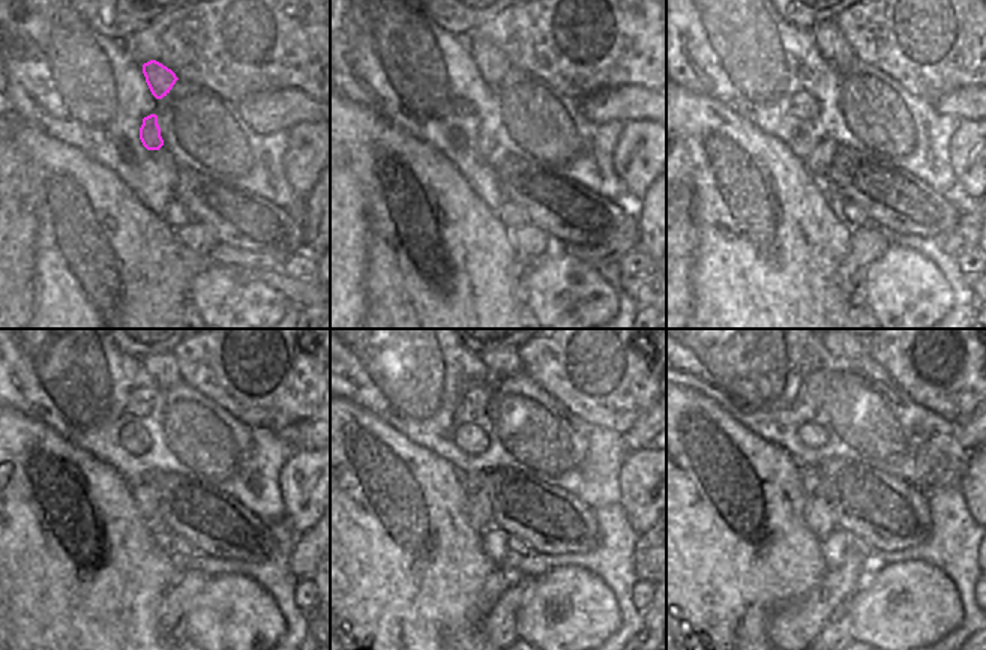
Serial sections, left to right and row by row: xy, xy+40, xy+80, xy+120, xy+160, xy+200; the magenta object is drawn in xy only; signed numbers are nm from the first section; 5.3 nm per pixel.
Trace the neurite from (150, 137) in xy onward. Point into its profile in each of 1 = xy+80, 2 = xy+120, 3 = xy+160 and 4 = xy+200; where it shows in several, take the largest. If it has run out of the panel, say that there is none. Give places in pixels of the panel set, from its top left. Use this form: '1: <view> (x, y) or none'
1: xy+80 (818, 161)
2: xy+120 (144, 491)
3: xy+160 (479, 511)
4: xy+200 (817, 515)

